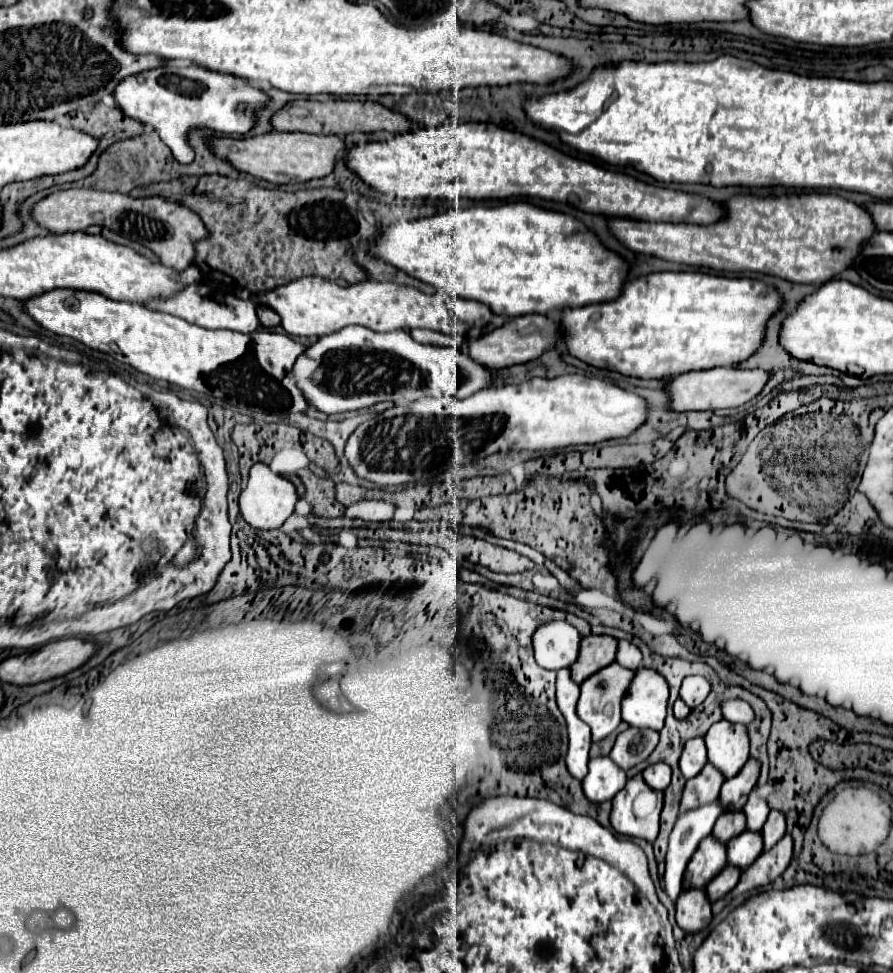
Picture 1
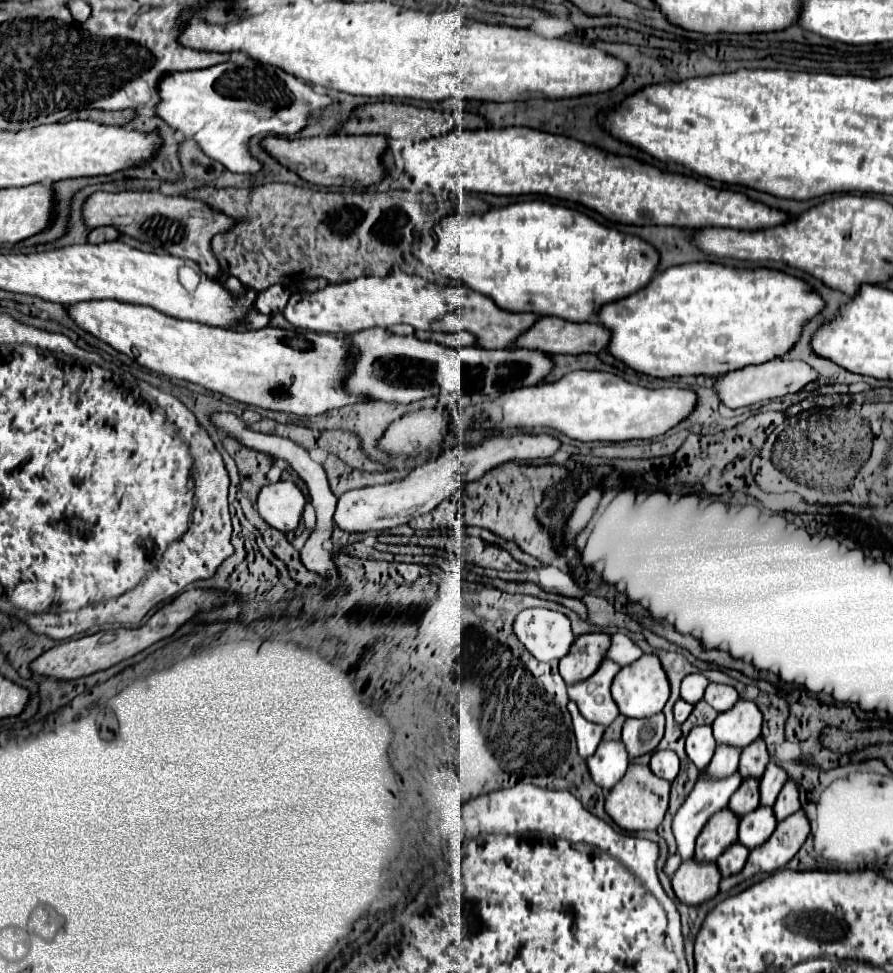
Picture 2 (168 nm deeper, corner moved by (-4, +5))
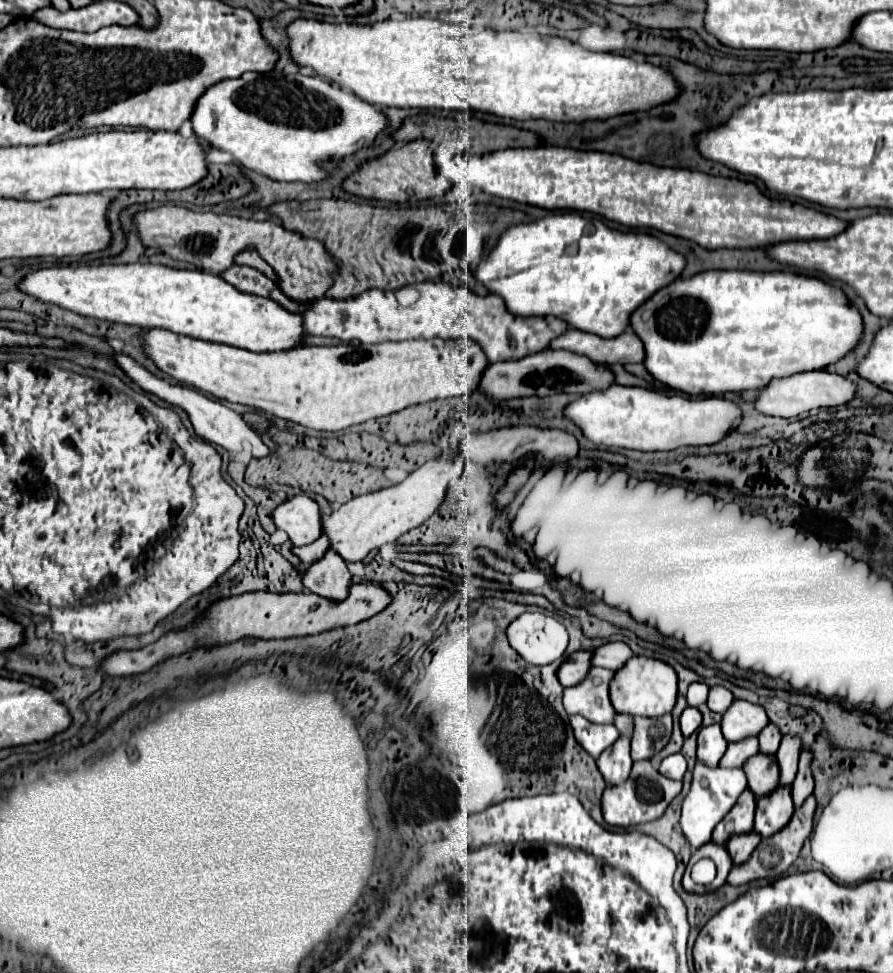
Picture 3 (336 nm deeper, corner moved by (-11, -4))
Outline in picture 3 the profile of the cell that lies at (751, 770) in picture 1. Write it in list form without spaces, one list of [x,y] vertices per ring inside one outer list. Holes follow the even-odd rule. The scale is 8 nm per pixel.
[[[768,724],[768,726],[760,732],[758,740],[760,740],[760,752],[766,754],[766,756],[774,756],[776,750],[778,750],[778,746],[780,746],[782,734],[778,732],[778,728],[776,728],[774,724]]]

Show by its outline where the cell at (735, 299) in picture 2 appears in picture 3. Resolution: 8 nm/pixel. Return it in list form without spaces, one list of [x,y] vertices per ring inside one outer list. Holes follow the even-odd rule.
[[[706,270],[692,278],[676,278],[658,290],[630,316],[630,328],[644,344],[644,366],[662,384],[688,394],[724,394],[758,390],[770,378],[820,370],[854,348],[862,334],[862,316],[840,288],[792,272]]]

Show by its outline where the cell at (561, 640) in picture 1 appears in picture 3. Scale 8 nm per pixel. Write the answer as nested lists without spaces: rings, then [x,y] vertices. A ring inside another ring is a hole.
[[[540,612],[518,616],[506,630],[510,646],[530,664],[550,664],[568,648],[568,632],[558,620]]]

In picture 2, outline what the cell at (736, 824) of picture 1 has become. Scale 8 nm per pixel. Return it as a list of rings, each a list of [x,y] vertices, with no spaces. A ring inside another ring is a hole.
[[[747,777],[731,797],[729,809],[735,811],[739,817],[755,811],[759,807],[759,779]]]

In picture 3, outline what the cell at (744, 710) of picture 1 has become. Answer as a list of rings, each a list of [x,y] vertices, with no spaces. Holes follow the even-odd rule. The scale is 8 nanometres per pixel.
[[[714,686],[710,688],[710,696],[708,696],[708,708],[712,712],[718,712],[718,714],[724,714],[730,704],[734,702],[734,696],[730,690],[726,690],[724,686]]]

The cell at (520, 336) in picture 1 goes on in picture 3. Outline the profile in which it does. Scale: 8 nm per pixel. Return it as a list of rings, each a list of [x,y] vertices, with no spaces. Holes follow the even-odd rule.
[[[566,330],[562,336],[550,342],[552,350],[568,350],[590,358],[594,364],[628,364],[644,360],[644,346],[640,338],[630,330],[616,338],[600,338],[596,334]]]

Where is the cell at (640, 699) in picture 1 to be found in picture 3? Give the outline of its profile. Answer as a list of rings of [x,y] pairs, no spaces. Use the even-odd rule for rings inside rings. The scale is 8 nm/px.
[[[634,656],[622,670],[618,670],[618,674],[614,674],[614,680],[610,682],[610,700],[618,714],[658,718],[672,712],[676,696],[678,696],[678,676],[674,668],[662,660],[646,656]]]

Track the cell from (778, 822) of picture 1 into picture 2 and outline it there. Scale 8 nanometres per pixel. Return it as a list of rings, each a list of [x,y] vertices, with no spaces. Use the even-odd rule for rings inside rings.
[[[789,779],[783,785],[783,789],[781,789],[781,793],[779,793],[773,809],[775,809],[777,821],[783,821],[785,817],[789,817],[797,809],[801,809],[801,803],[799,803],[799,787],[797,787],[797,783],[793,779]]]

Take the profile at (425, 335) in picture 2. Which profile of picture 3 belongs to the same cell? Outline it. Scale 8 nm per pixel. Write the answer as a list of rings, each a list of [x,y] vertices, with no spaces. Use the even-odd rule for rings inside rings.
[[[144,328],[140,334],[138,334],[138,340],[142,342],[142,350],[144,354],[168,376],[172,376],[174,380],[178,380],[180,384],[184,386],[192,386],[196,390],[202,390],[206,394],[212,394],[214,398],[220,398],[220,400],[228,400],[228,402],[236,402],[236,404],[244,404],[244,406],[252,406],[252,408],[258,408],[258,410],[264,410],[268,414],[274,414],[278,418],[284,418],[284,420],[290,420],[294,424],[302,424],[306,428],[314,428],[314,430],[344,430],[352,424],[360,424],[360,422],[366,422],[370,418],[380,418],[380,416],[388,416],[392,412],[398,410],[398,404],[402,404],[402,408],[406,406],[412,406],[412,404],[422,404],[422,402],[428,402],[428,400],[436,400],[436,398],[446,398],[446,396],[460,396],[460,394],[470,394],[478,380],[480,380],[480,374],[482,374],[482,368],[488,366],[488,360],[482,352],[482,348],[470,340],[470,338],[458,338],[458,340],[440,340],[440,338],[432,338],[432,340],[404,340],[404,342],[382,342],[379,344],[372,344],[366,348],[358,342],[354,344],[338,344],[338,346],[298,346],[298,348],[292,348],[290,352],[246,352],[244,348],[234,348],[234,346],[228,346],[228,344],[218,344],[218,342],[202,342],[202,340],[196,340],[196,338],[190,338],[190,336],[182,336],[182,334],[176,334],[176,332],[170,332],[170,330],[164,330],[164,328]]]

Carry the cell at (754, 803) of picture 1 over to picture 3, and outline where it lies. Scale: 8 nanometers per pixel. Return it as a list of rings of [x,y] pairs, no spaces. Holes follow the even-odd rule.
[[[784,736],[780,742],[780,748],[776,752],[776,760],[780,766],[780,786],[792,786],[794,776],[796,776],[796,766],[798,766],[798,756],[800,756],[800,740],[794,736]]]

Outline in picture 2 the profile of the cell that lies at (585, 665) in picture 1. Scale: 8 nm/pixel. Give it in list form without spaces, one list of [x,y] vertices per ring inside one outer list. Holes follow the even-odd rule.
[[[589,633],[573,641],[569,653],[559,661],[559,673],[567,685],[579,683],[591,677],[603,661],[603,651],[607,649],[607,633]]]

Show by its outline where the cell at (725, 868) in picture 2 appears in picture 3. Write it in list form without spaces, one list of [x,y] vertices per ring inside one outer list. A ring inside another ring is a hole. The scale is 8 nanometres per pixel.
[[[756,832],[742,834],[742,836],[732,836],[726,844],[726,850],[732,858],[732,864],[736,864],[736,866],[744,864],[752,856],[752,852],[756,850],[758,842],[760,842],[760,836]]]

